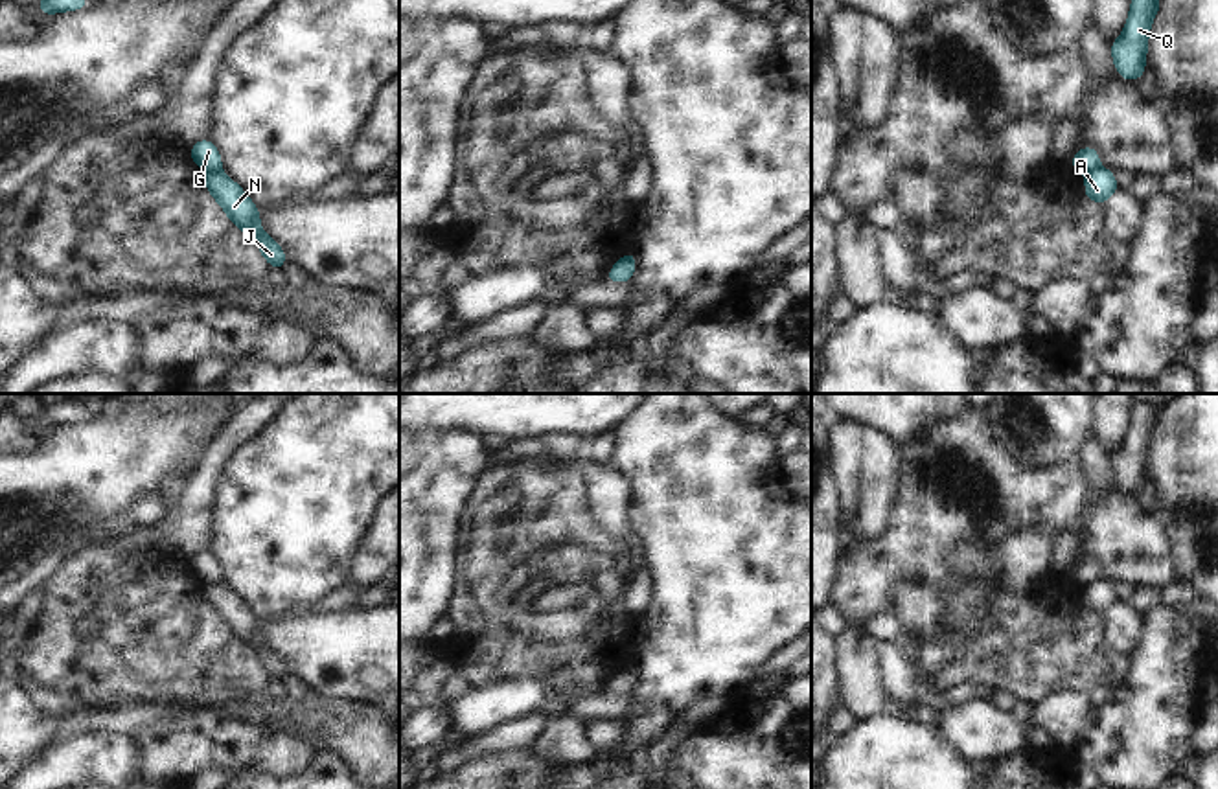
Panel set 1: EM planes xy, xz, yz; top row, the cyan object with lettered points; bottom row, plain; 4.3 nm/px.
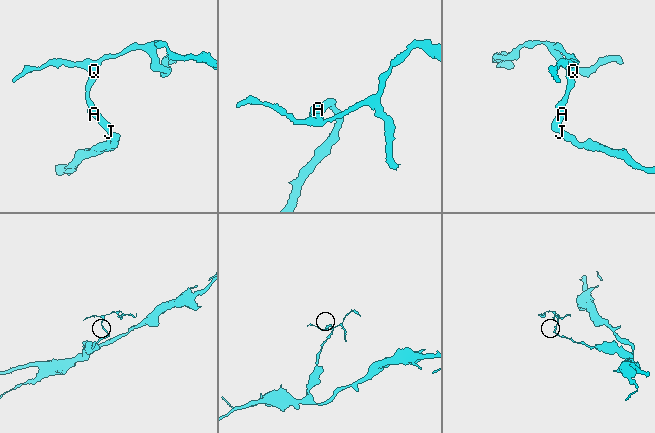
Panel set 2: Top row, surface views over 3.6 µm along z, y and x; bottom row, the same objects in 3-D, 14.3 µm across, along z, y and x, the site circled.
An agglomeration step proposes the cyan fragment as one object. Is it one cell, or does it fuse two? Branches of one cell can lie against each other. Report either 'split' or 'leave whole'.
split

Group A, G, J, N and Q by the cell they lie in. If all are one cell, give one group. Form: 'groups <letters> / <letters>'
groups A J N / G Q

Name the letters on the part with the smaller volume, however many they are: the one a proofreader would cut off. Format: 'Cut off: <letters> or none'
Cut off: G, Q

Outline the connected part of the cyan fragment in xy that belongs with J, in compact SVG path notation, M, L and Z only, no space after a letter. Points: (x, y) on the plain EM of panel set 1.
M223 583L206 585L206 601L226 623L230 633L243 644L250 646L267 675L276 680L285 680L285 666L282 658L259 640L259 622L247 605Z

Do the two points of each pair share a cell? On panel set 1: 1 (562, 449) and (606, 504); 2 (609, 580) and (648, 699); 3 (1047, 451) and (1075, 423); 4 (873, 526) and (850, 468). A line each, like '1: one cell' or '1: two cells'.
1: two cells
2: two cells
3: one cell
4: one cell

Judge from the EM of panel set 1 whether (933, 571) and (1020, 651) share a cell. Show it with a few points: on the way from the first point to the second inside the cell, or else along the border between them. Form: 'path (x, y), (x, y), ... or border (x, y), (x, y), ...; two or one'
border (948, 578), (935, 587), (909, 578), (900, 582); two

